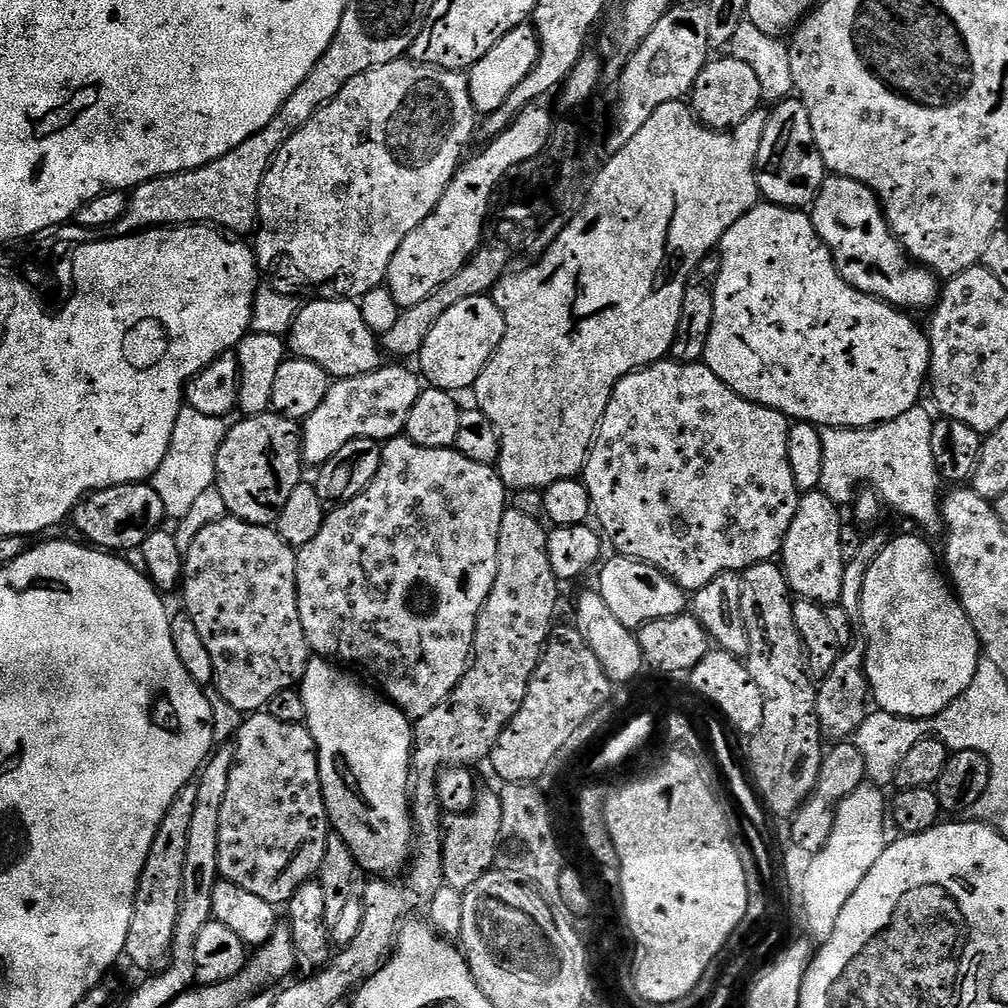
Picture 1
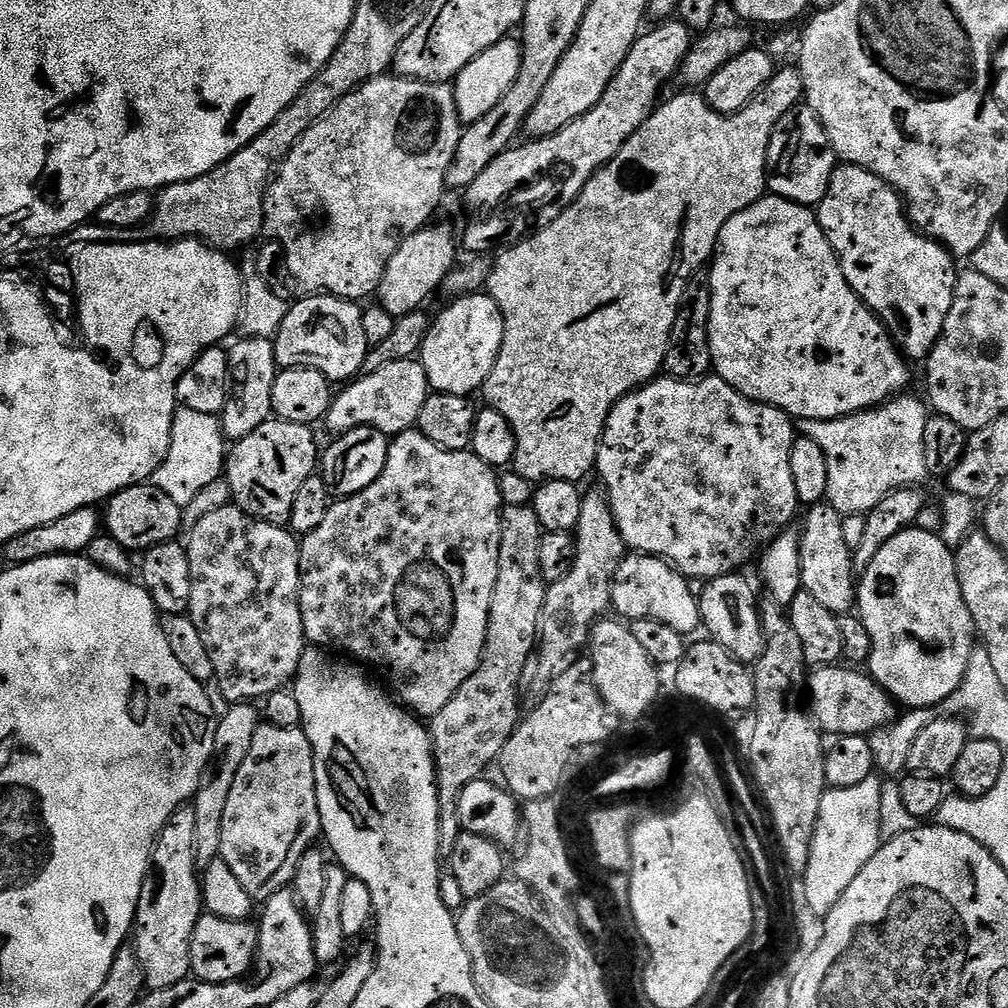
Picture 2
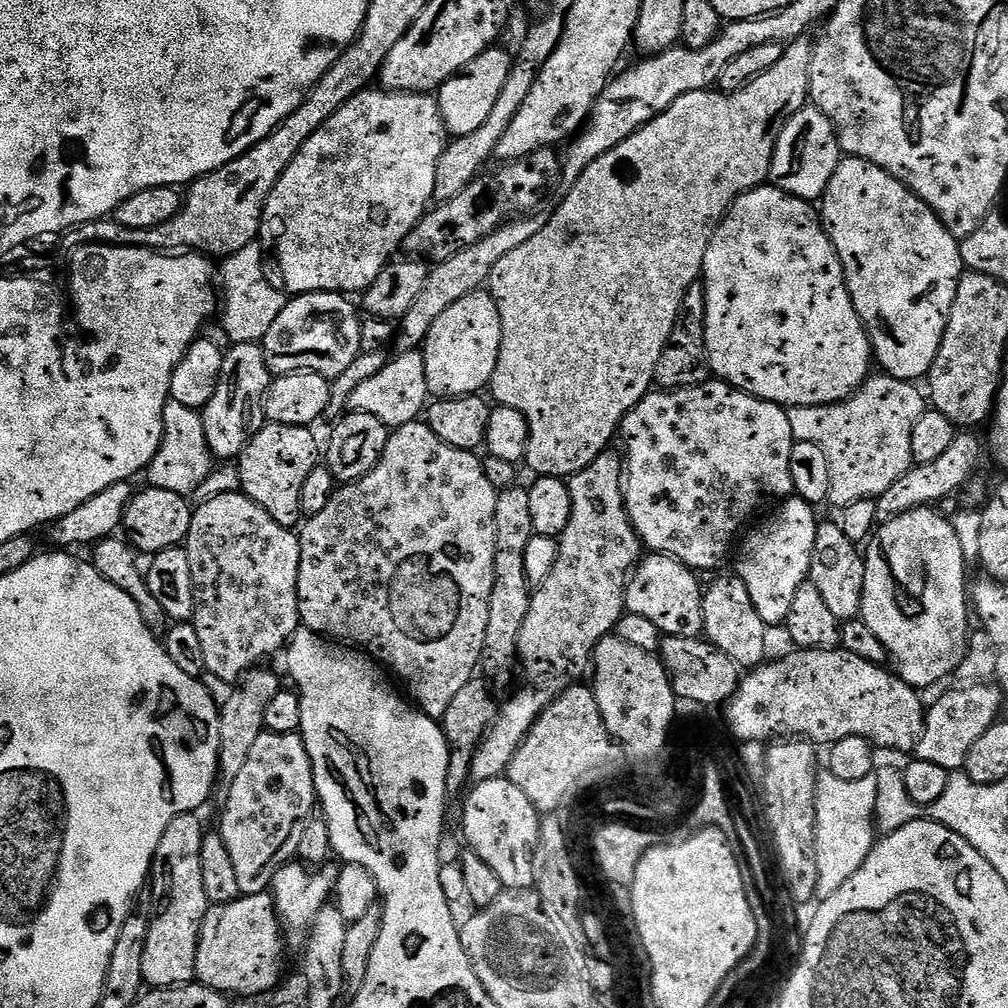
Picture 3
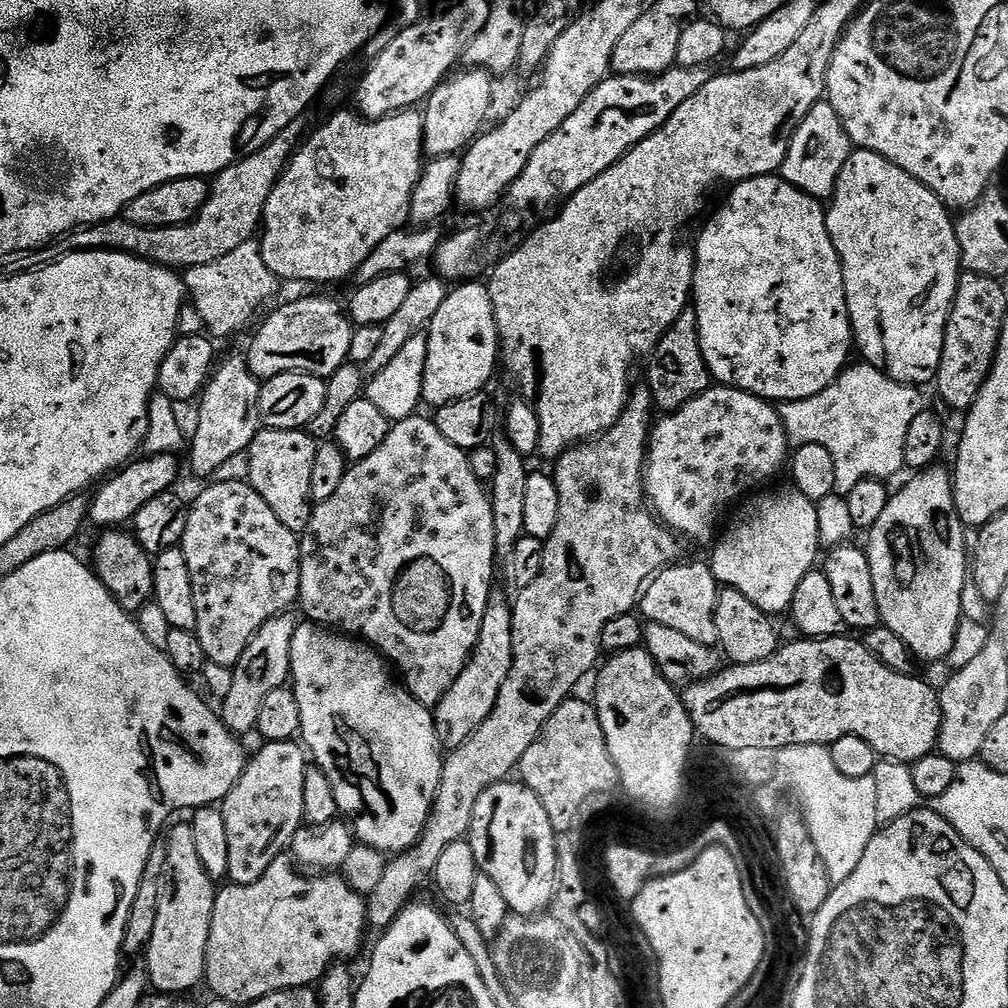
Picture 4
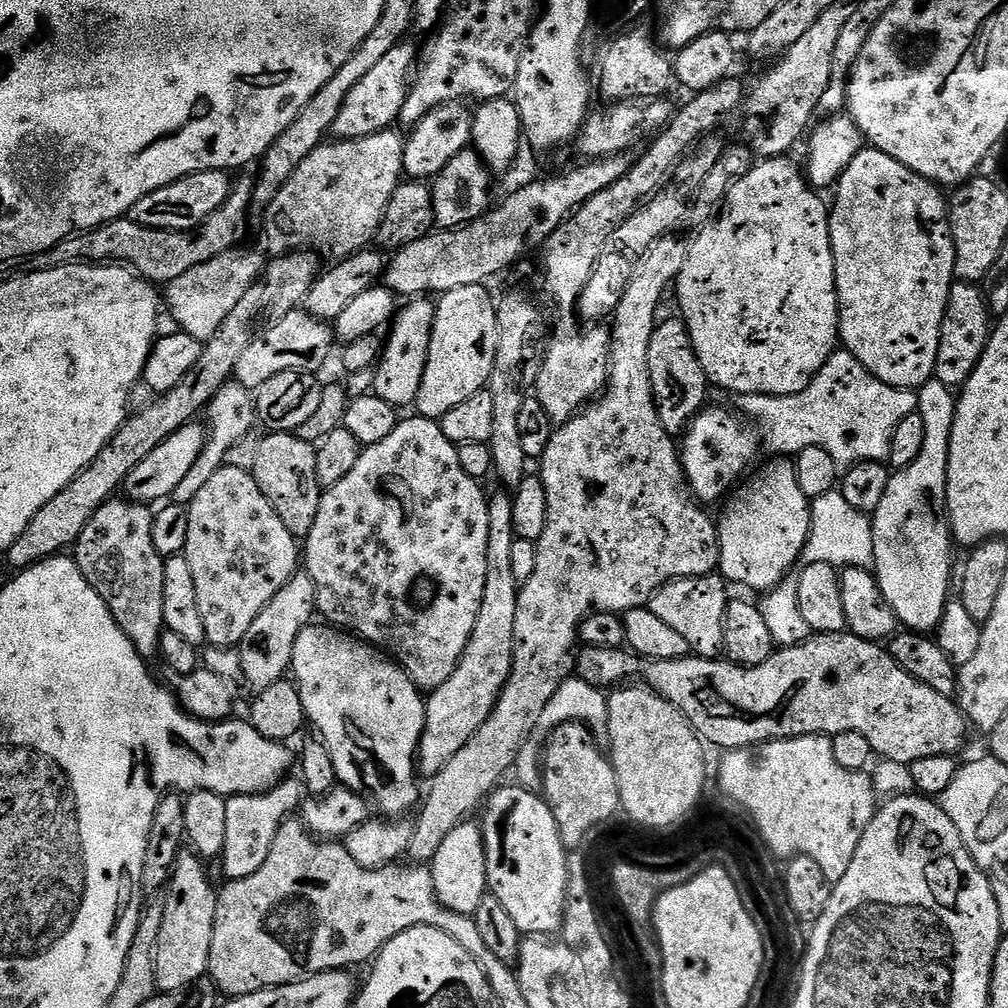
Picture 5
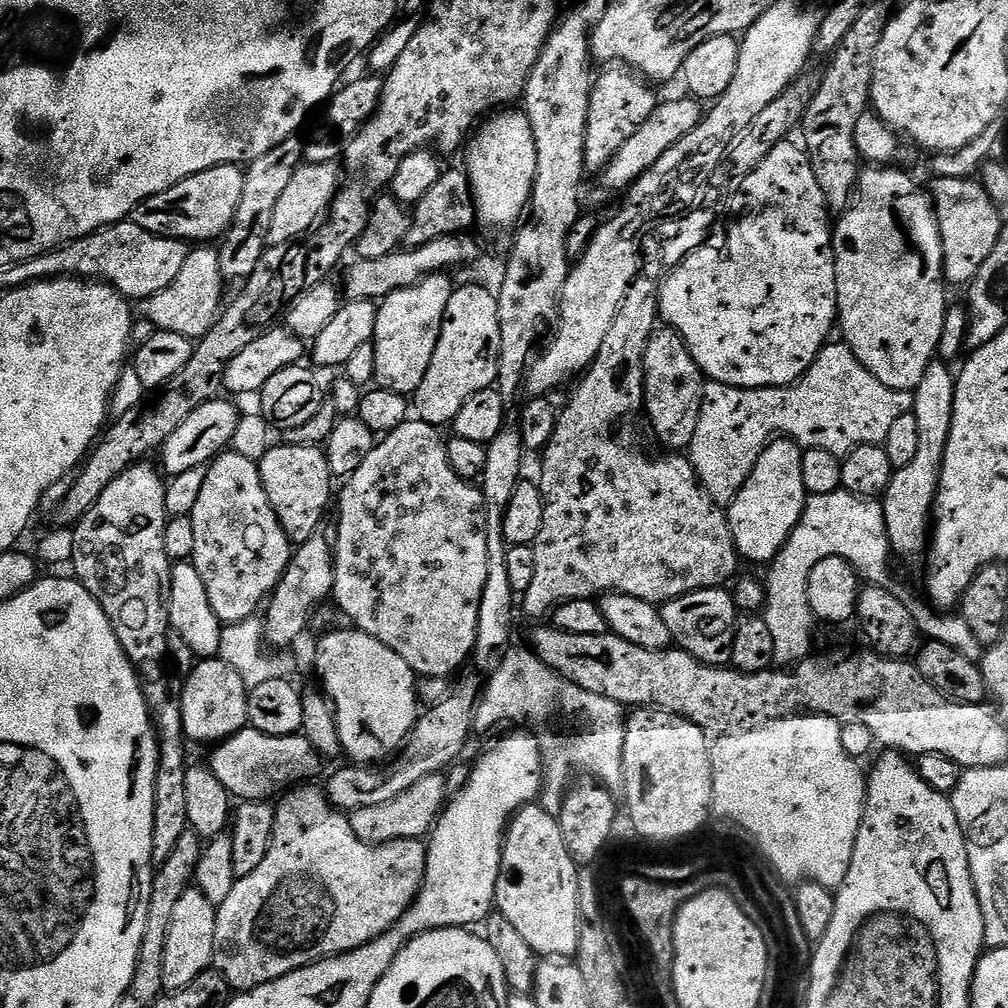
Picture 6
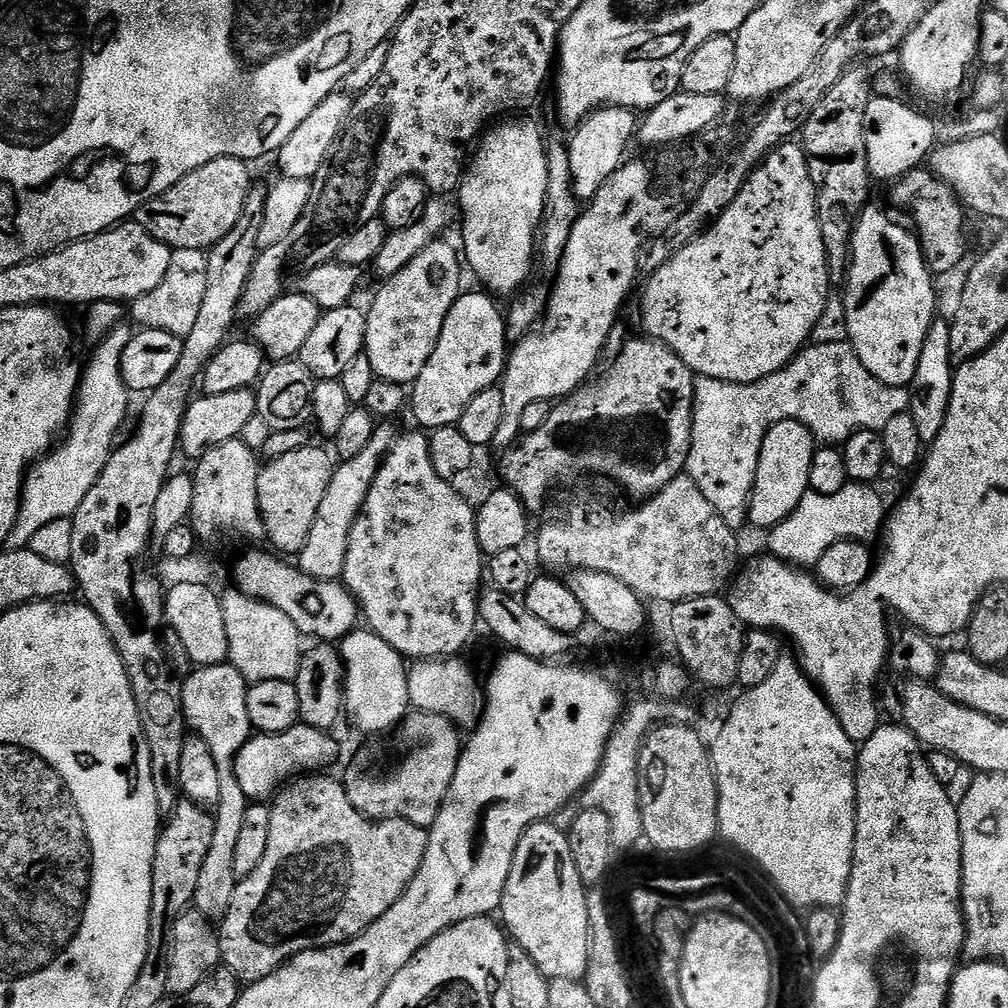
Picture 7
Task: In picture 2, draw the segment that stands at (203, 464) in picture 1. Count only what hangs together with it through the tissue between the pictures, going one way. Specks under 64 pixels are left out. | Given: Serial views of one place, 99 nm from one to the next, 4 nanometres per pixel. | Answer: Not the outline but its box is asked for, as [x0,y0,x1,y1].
[152,407,226,508]

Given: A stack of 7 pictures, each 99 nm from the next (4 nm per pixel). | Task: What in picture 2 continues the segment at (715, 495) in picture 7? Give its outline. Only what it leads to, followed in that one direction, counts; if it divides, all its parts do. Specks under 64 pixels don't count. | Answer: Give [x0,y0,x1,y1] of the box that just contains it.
[799,395,930,516]

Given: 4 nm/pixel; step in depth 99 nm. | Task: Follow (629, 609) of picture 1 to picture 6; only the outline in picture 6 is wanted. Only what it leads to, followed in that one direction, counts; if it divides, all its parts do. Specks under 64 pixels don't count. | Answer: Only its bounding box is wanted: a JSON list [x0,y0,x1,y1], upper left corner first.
[660,587,738,665]

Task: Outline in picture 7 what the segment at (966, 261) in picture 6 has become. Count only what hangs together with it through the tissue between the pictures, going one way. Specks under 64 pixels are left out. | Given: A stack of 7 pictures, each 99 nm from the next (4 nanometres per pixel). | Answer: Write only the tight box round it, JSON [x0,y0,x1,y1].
[893,167,968,273]

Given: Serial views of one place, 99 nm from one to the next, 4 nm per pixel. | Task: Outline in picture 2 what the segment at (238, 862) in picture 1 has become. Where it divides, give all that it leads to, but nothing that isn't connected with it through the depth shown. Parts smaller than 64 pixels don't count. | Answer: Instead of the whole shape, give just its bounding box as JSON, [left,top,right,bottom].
[219,722,321,902]

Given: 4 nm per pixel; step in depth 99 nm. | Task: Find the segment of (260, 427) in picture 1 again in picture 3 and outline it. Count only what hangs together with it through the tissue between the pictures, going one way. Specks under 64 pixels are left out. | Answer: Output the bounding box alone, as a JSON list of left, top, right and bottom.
[238,423,318,529]

